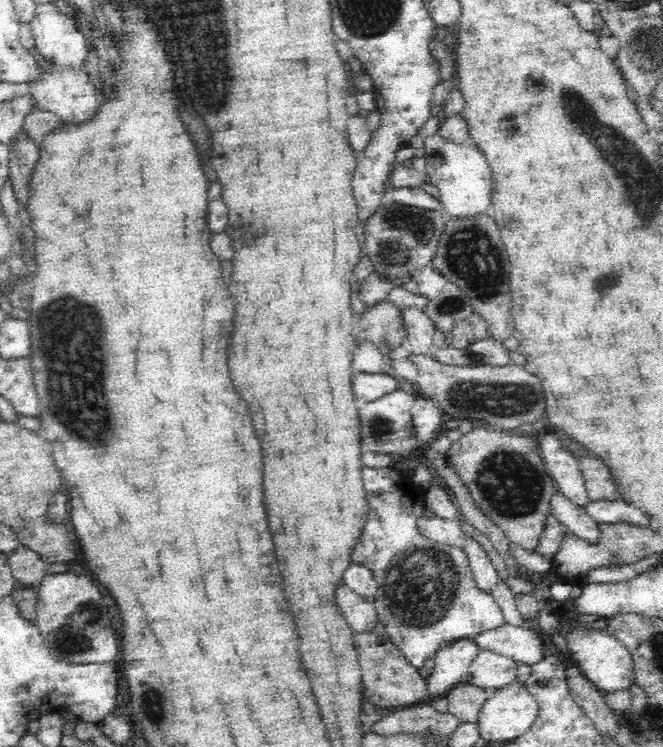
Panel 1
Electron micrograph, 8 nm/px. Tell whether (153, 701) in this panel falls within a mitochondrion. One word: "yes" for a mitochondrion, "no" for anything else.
yes

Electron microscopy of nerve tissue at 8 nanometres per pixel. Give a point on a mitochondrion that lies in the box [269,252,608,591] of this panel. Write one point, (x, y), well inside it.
(507, 481)

